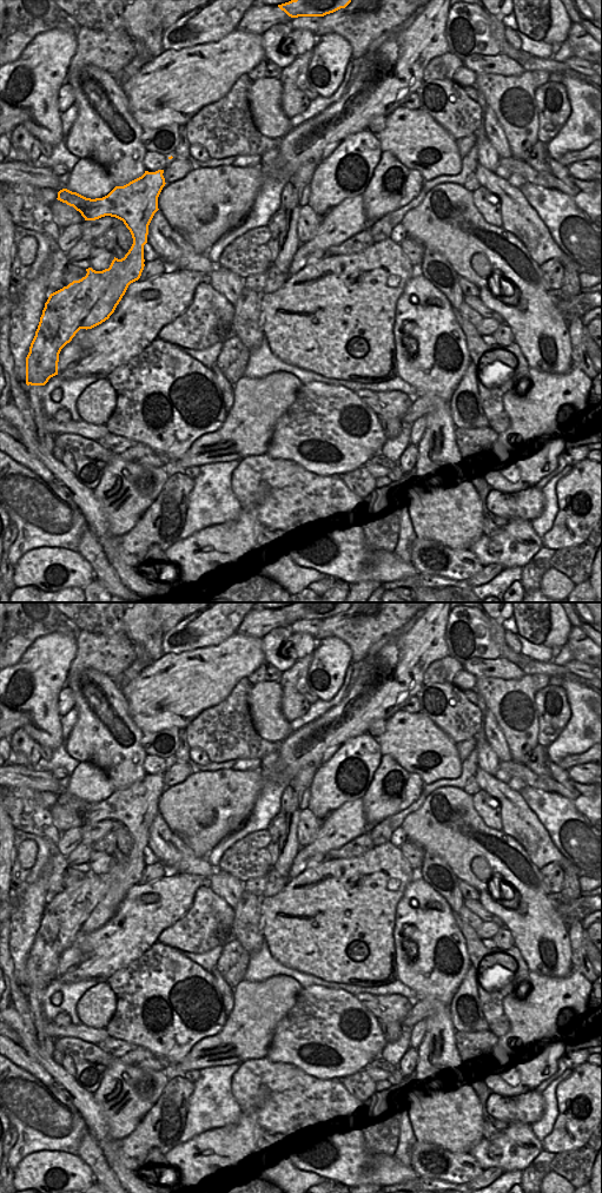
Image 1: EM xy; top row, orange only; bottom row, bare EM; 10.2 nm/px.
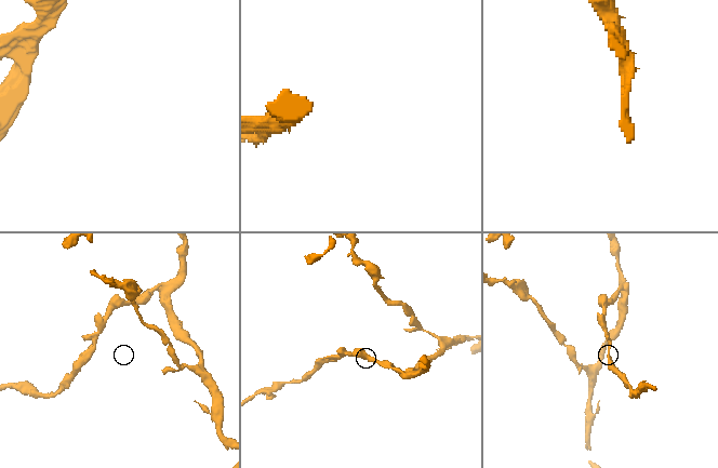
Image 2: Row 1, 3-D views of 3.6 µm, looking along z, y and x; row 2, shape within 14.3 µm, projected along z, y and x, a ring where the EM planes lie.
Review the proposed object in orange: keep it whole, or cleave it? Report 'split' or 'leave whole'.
leave whole

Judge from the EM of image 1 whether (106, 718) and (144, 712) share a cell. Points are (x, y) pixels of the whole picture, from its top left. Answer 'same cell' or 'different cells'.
different cells

